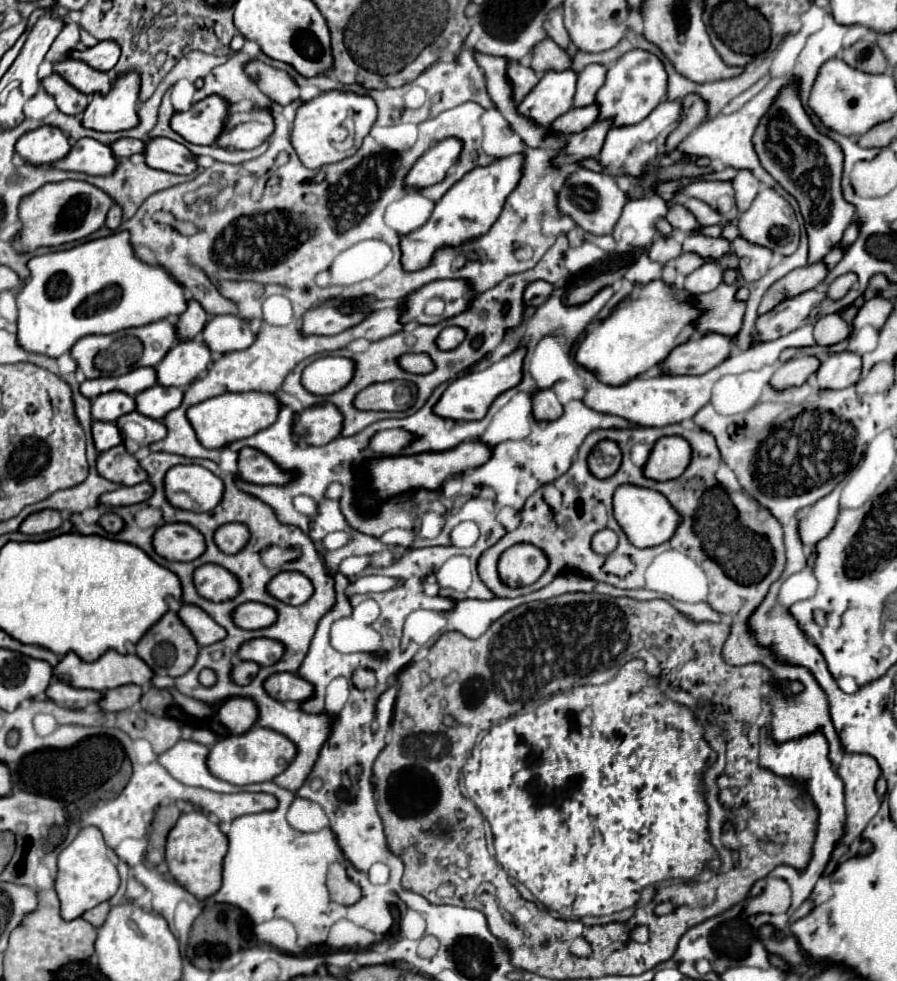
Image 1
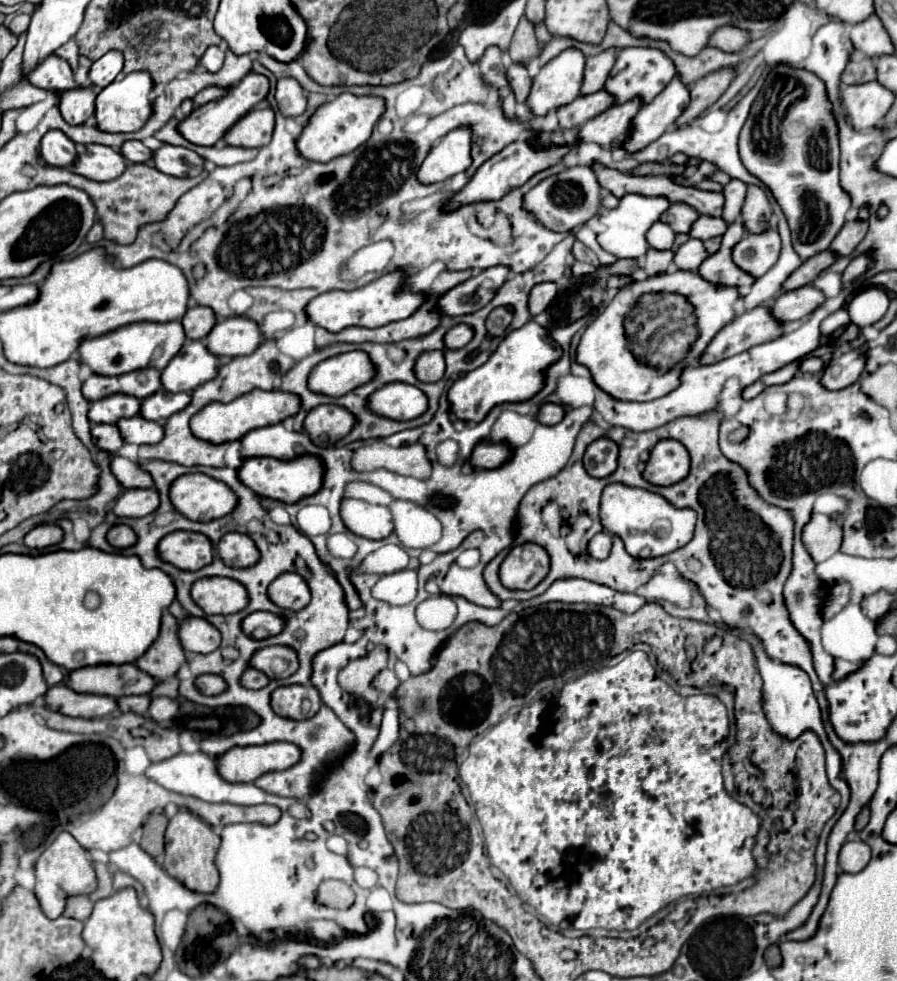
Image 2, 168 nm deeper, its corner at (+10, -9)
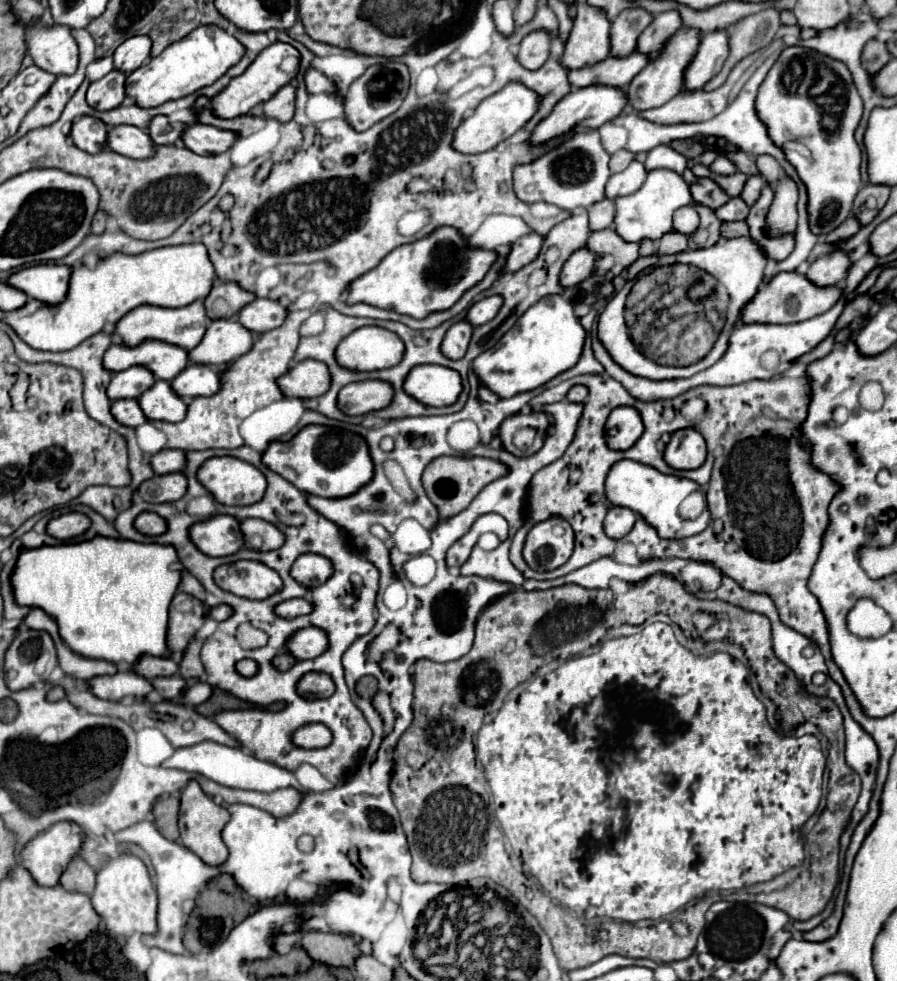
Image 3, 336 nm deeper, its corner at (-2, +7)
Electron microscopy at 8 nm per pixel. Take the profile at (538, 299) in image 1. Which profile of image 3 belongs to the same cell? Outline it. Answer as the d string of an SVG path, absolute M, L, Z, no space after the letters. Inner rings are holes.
M582 248L578 252L574 252L562 266L560 272L560 286L562 288L570 288L580 284L580 280L588 278L592 272L592 264L596 260L596 254L590 252L588 248Z

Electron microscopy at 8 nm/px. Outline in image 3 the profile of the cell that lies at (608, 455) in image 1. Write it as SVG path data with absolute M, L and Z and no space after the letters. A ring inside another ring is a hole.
M616 408L612 410L612 414L608 416L606 428L616 428L616 436L608 436L606 442L610 448L614 450L628 450L630 446L634 446L634 442L640 438L642 434L642 420L640 414L634 408Z

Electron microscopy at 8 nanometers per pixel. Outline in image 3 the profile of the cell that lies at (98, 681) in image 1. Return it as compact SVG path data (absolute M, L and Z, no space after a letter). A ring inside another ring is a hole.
M140 656L140 660L134 664L134 672L140 676L152 680L158 676L172 676L178 672L178 664L170 656Z

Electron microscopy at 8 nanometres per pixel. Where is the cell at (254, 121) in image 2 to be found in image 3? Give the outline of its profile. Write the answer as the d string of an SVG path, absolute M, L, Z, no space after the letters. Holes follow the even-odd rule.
M284 86L280 88L270 100L262 104L264 118L272 118L278 122L288 122L294 116L294 88Z

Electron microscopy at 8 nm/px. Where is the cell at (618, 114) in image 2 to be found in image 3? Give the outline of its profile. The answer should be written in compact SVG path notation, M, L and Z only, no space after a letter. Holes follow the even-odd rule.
M680 28L670 40L668 44L664 46L662 54L648 62L648 66L628 84L626 88L626 96L628 96L628 104L636 110L636 112L642 112L642 110L650 110L650 108L658 108L662 104L666 104L670 98L674 98L682 86L684 86L684 80L682 80L682 72L684 68L688 66L688 62L692 60L692 56L696 54L696 48L700 44L700 38L698 38L698 32L696 30L688 30L688 28Z

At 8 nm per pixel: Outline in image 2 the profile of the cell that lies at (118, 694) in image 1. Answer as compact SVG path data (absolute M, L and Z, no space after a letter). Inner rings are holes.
M122 696L122 698L118 698L118 708L120 708L120 712L146 714L150 700L152 700L150 696Z

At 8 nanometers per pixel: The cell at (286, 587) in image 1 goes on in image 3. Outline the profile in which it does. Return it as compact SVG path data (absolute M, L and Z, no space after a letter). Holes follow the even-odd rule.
M302 554L292 564L290 576L304 588L322 586L332 574L332 562L318 554Z

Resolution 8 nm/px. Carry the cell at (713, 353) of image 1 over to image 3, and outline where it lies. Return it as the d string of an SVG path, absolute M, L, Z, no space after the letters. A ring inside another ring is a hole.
M780 272L768 284L764 284L756 292L756 296L742 308L740 322L742 324L758 324L758 322L760 324L794 324L794 322L802 322L818 314L824 314L828 308L836 304L838 298L840 298L840 290L836 286L818 288L806 276L800 276L796 272Z

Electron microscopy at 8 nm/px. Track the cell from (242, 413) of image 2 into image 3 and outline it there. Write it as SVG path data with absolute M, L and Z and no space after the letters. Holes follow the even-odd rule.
M304 360L278 378L278 386L286 398L316 398L328 390L330 372L324 362Z

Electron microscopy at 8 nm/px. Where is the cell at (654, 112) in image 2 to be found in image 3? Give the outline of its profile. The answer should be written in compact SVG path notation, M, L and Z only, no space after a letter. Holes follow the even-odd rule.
M712 32L700 40L696 56L684 68L684 88L682 92L700 90L712 76L716 76L728 56L728 32Z

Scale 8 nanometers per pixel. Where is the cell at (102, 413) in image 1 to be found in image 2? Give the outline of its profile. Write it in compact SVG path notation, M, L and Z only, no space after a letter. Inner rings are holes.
M112 394L102 400L92 402L88 418L92 422L104 422L114 424L120 418L132 418L140 412L140 400L128 394Z

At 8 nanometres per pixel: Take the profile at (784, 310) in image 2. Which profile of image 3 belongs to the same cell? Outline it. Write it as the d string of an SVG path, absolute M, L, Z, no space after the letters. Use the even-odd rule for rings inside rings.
M832 252L828 256L822 256L818 258L810 270L808 270L808 280L812 280L812 284L816 286L836 286L838 282L844 280L846 272L850 268L850 260L848 260L848 254L846 252Z

